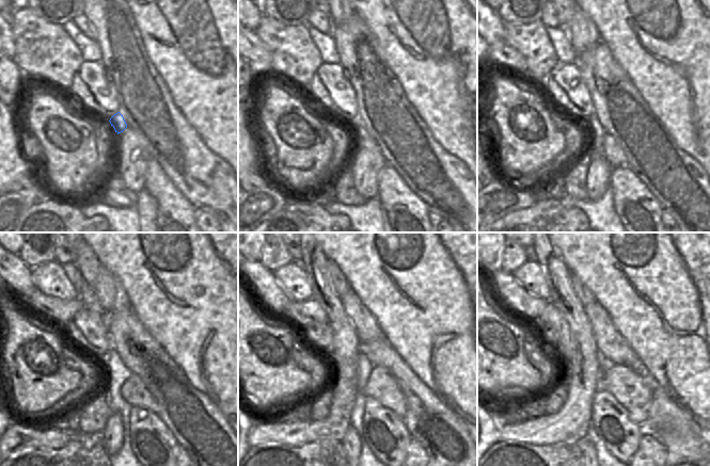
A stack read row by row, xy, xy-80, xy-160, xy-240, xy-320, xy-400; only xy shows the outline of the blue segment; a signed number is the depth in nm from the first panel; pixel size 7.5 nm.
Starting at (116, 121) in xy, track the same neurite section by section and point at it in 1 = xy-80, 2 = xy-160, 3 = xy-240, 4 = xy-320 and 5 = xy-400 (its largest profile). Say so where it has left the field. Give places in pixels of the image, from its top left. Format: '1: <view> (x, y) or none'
1: xy-80 (362, 139)
2: xy-160 (613, 154)
3: xy-240 (133, 391)
4: xy-320 (380, 385)
5: xy-400 (627, 386)

